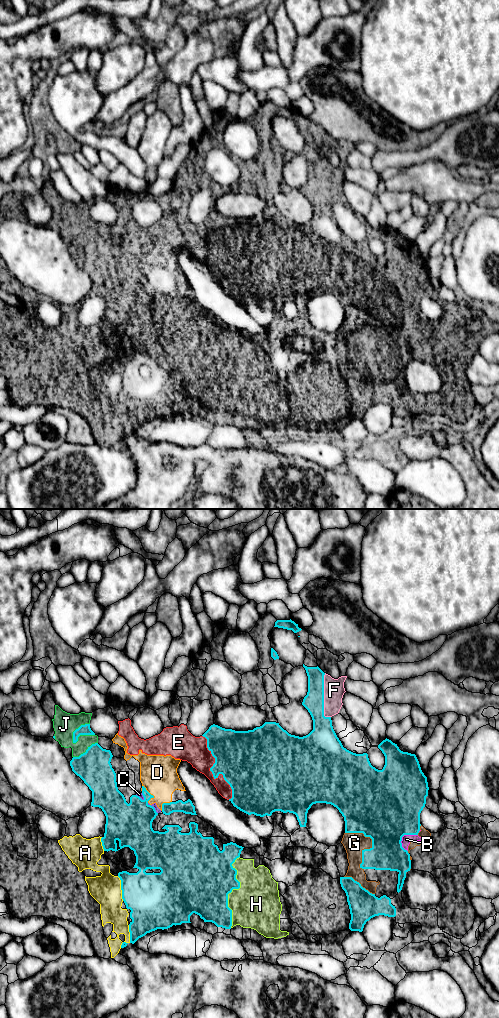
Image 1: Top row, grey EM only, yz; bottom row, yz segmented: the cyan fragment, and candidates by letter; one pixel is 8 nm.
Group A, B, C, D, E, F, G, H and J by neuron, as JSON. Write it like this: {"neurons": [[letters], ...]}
{"neurons": [["A", "B", "C", "D", "E", "F", "G", "H", "J"]]}

